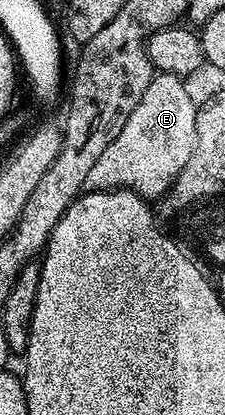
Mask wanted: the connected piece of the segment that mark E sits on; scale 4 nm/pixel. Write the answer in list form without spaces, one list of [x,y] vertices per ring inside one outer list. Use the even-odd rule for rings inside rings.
[[[154,73],[147,92],[143,92],[143,100],[127,116],[123,132],[95,160],[85,190],[133,190],[146,200],[157,200],[168,194],[197,147],[197,108],[178,75]]]

